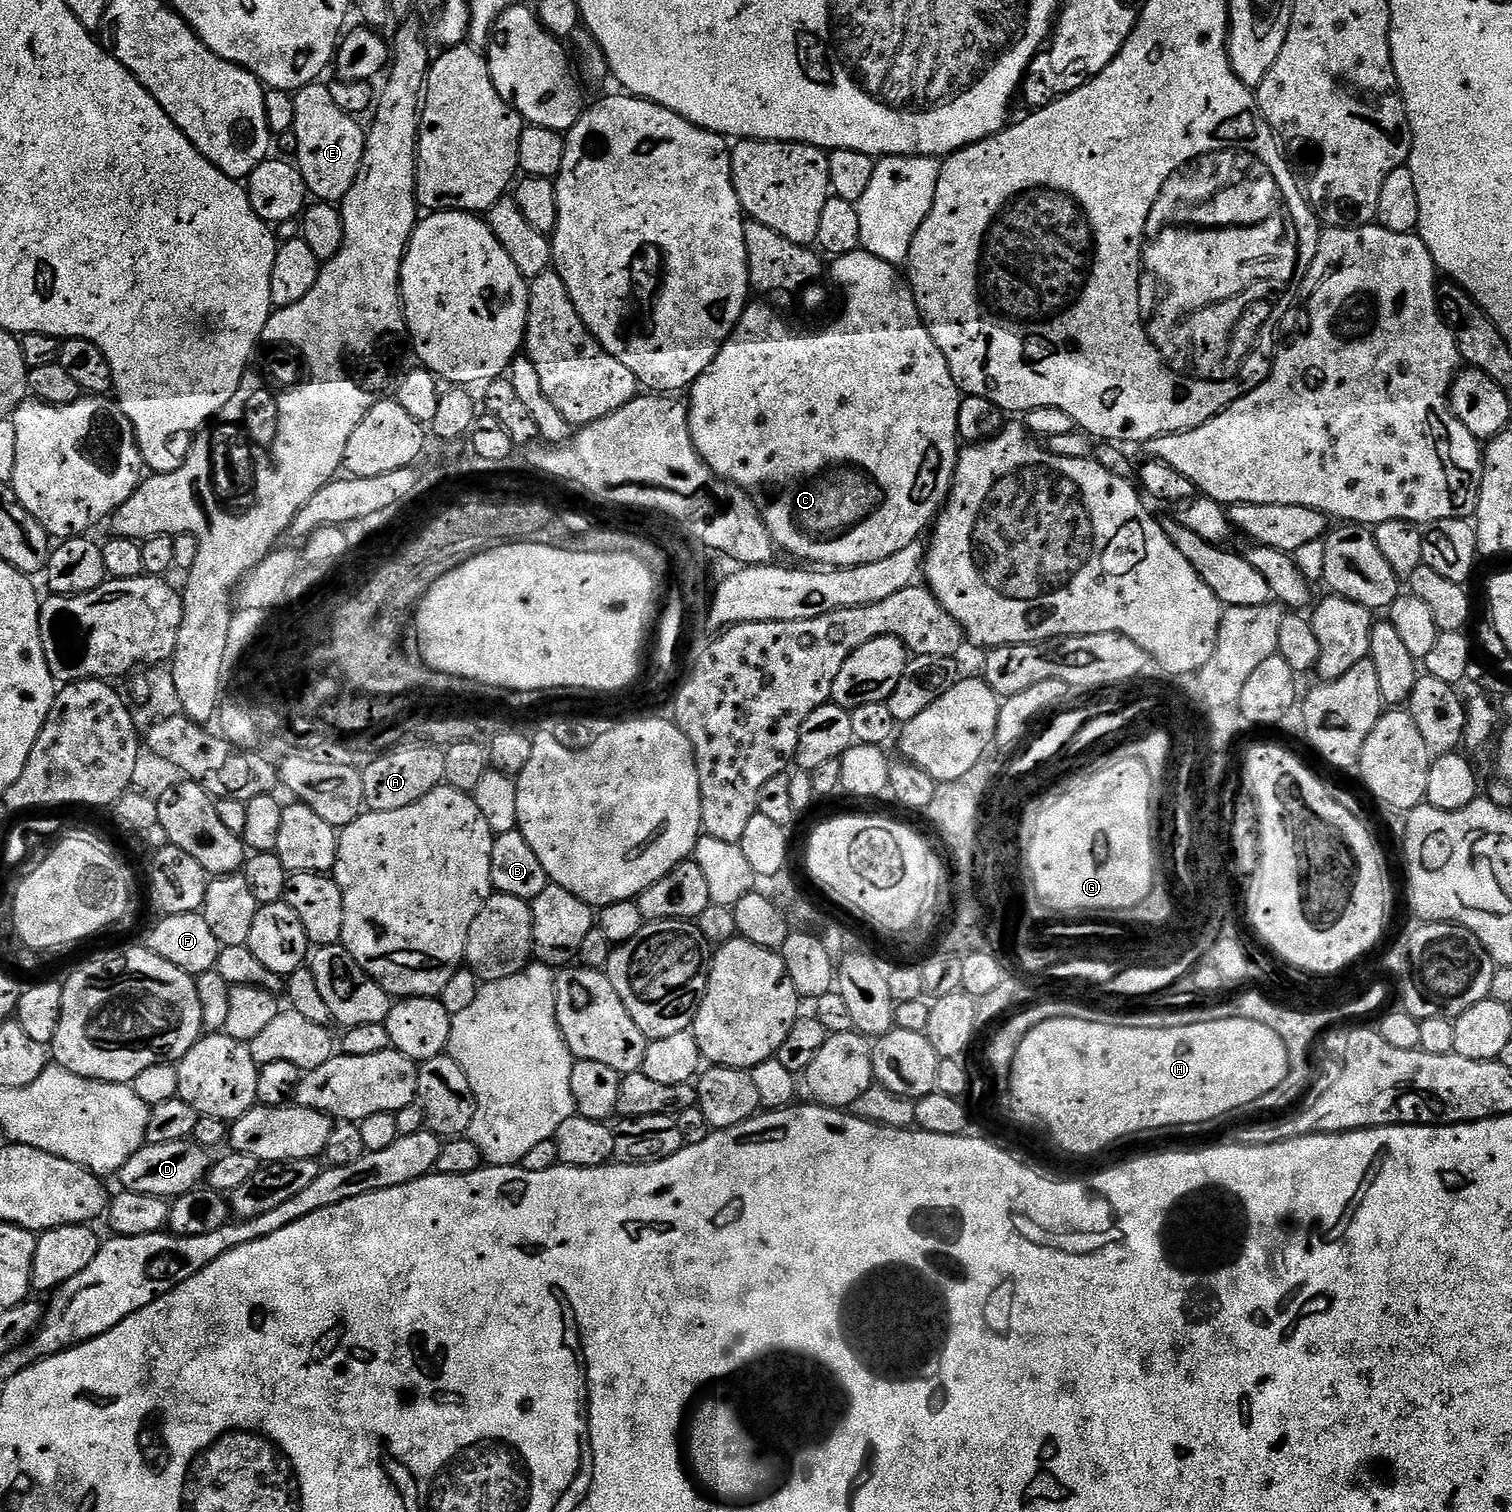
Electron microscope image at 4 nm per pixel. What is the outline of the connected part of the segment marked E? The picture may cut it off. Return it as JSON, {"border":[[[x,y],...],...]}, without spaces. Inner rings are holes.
{"border":[[[313,82],[295,91],[295,126],[293,132],[296,140],[296,165],[306,182],[309,195],[319,203],[341,203],[354,179],[361,169],[362,154],[365,153],[366,132],[355,117],[339,109],[331,97],[330,86],[322,82]]]}

